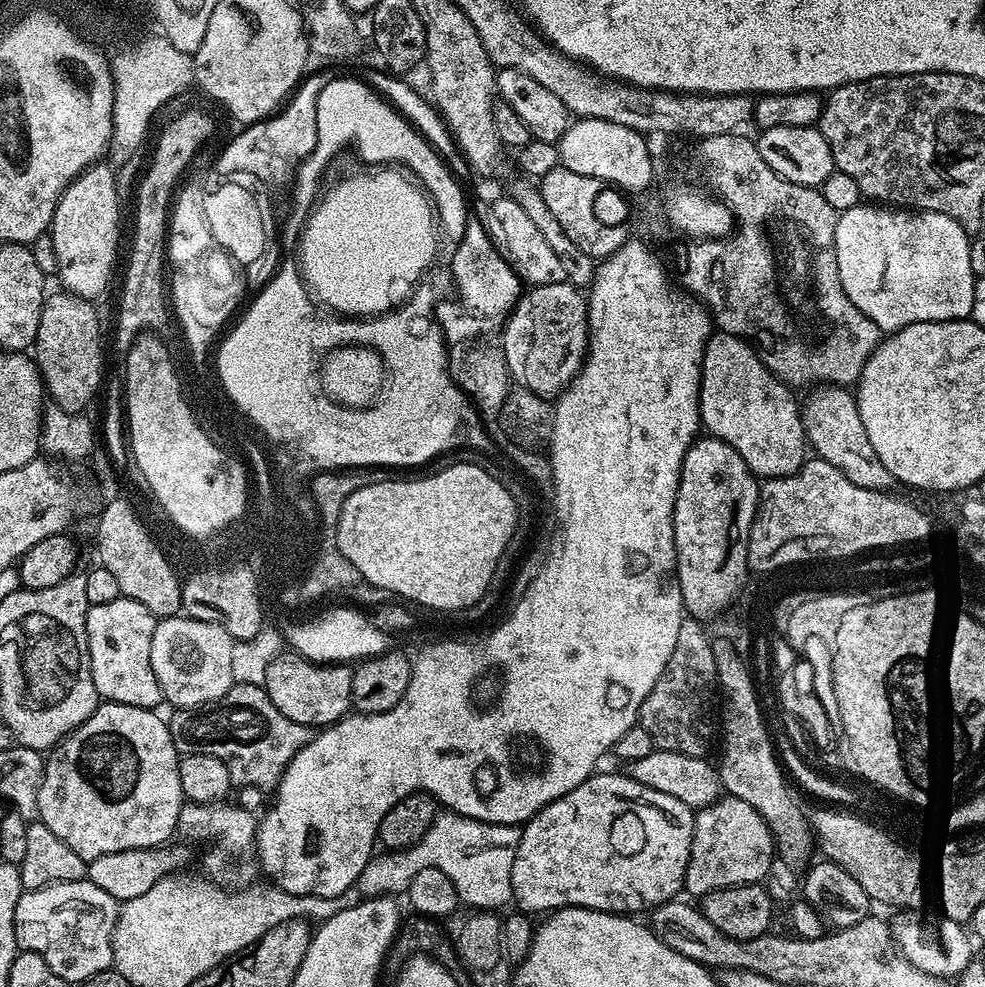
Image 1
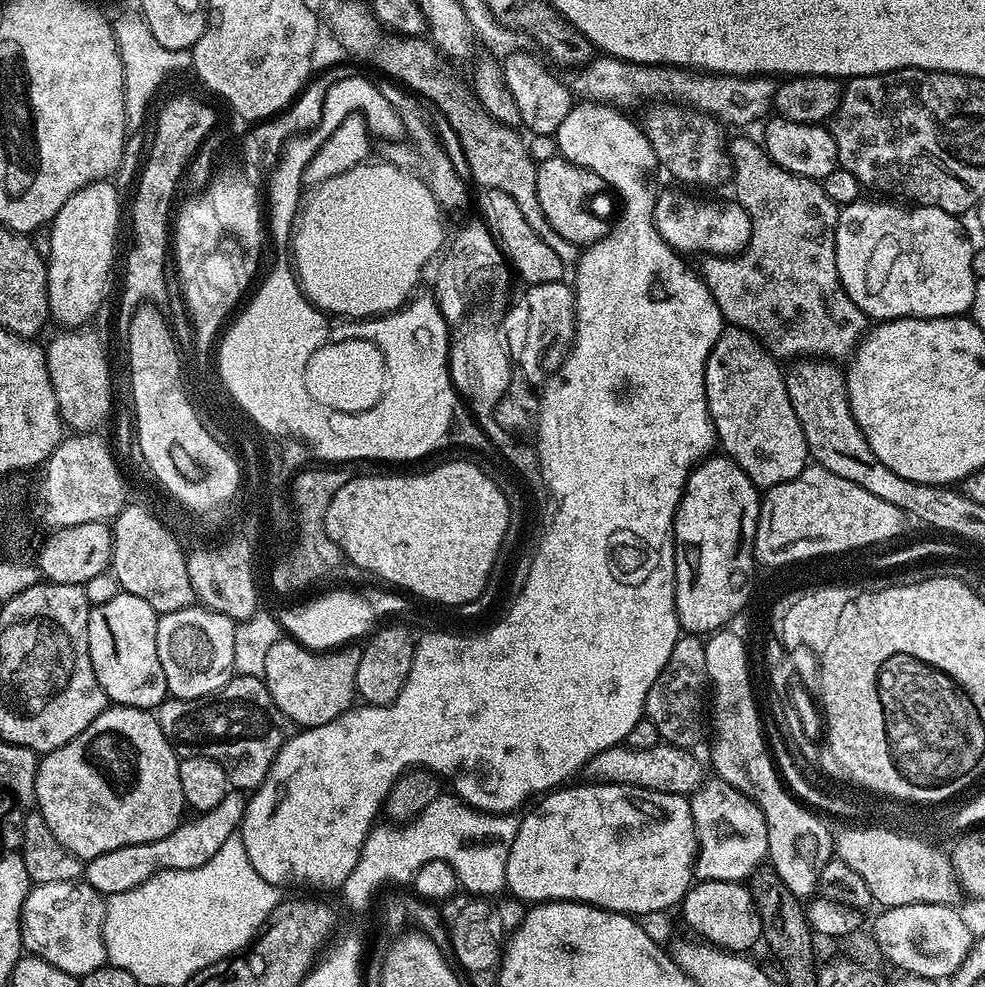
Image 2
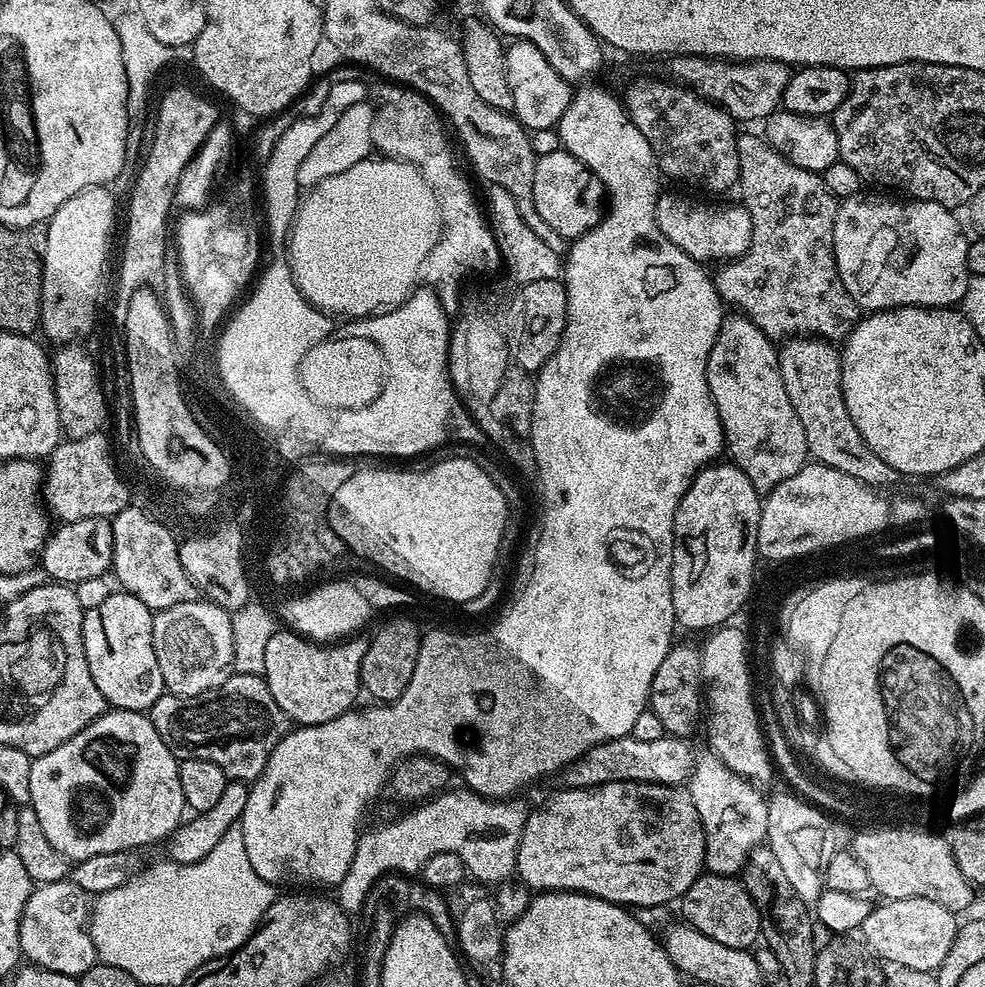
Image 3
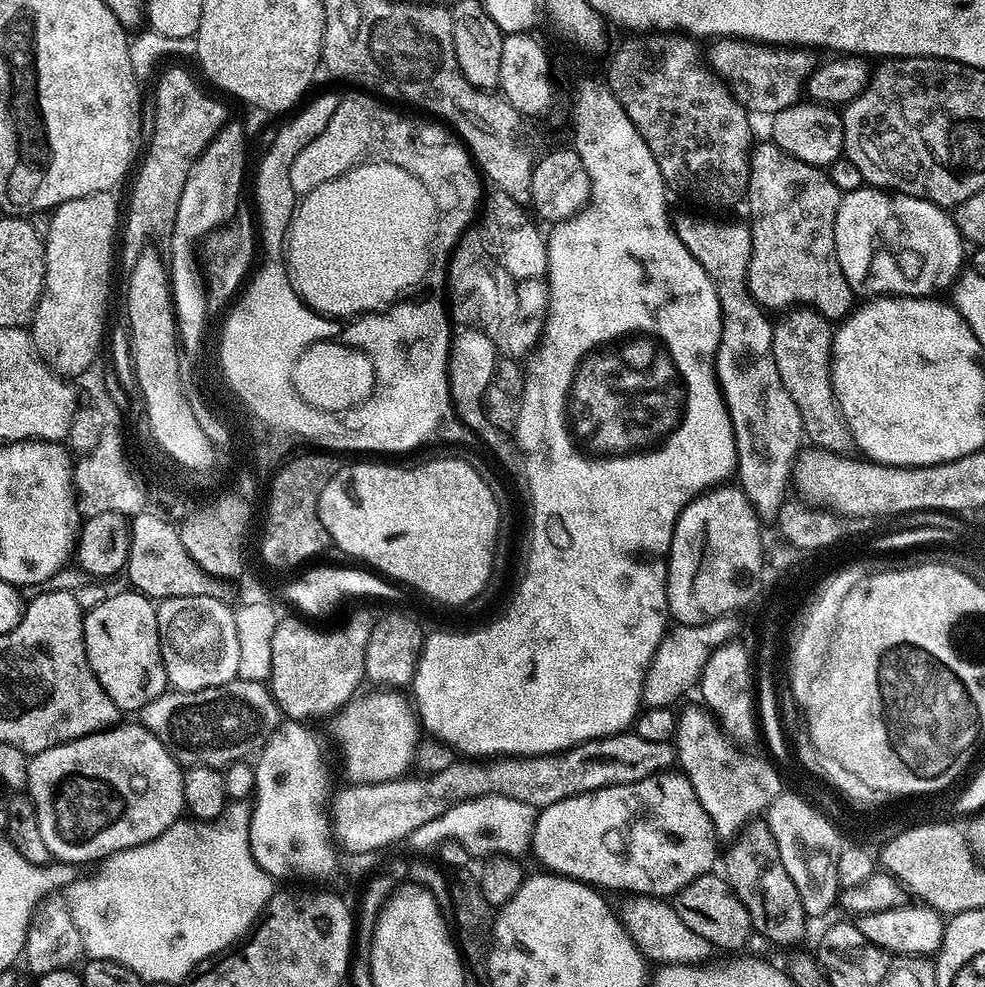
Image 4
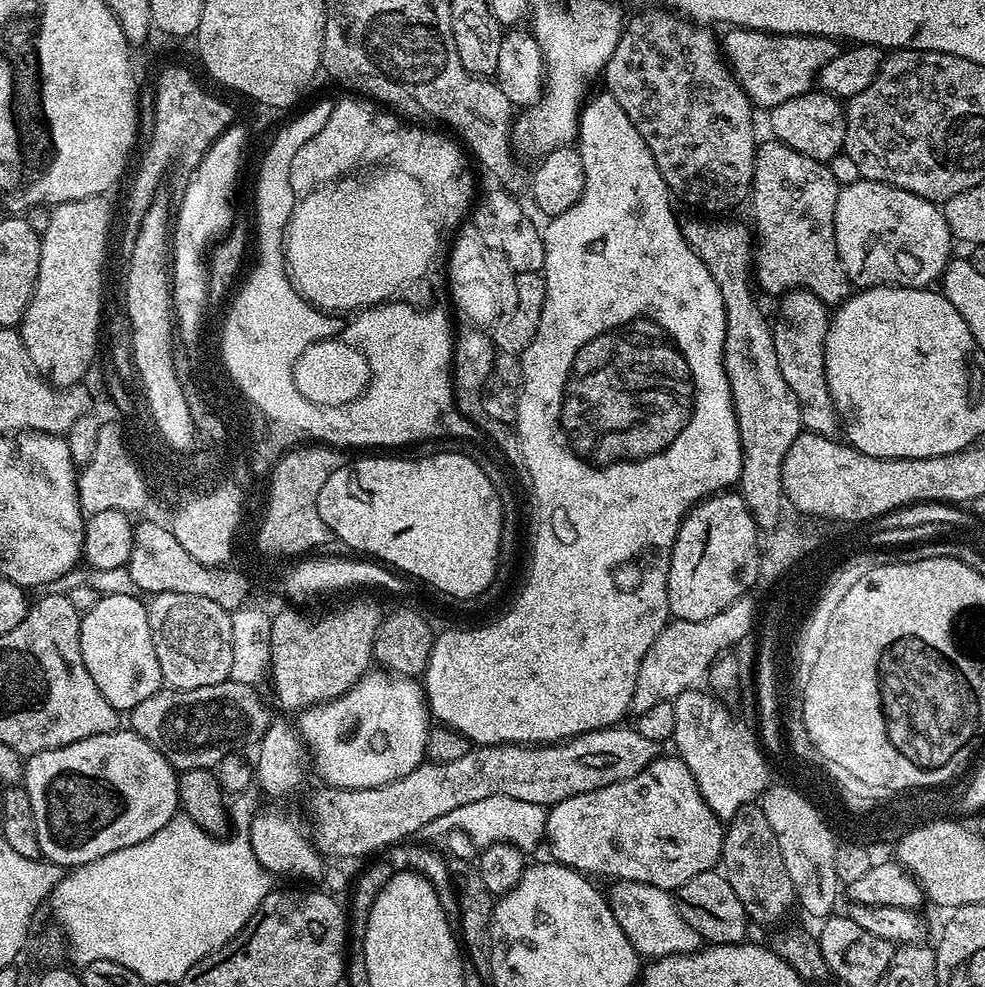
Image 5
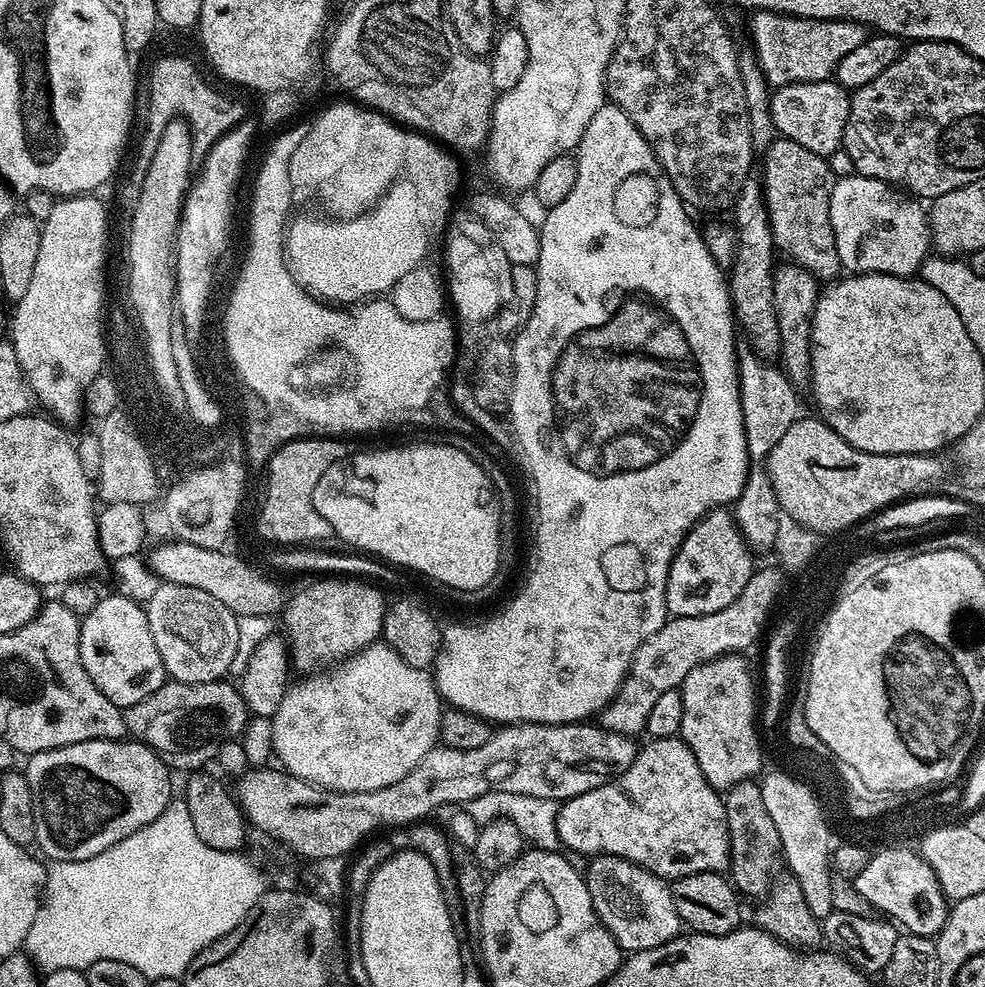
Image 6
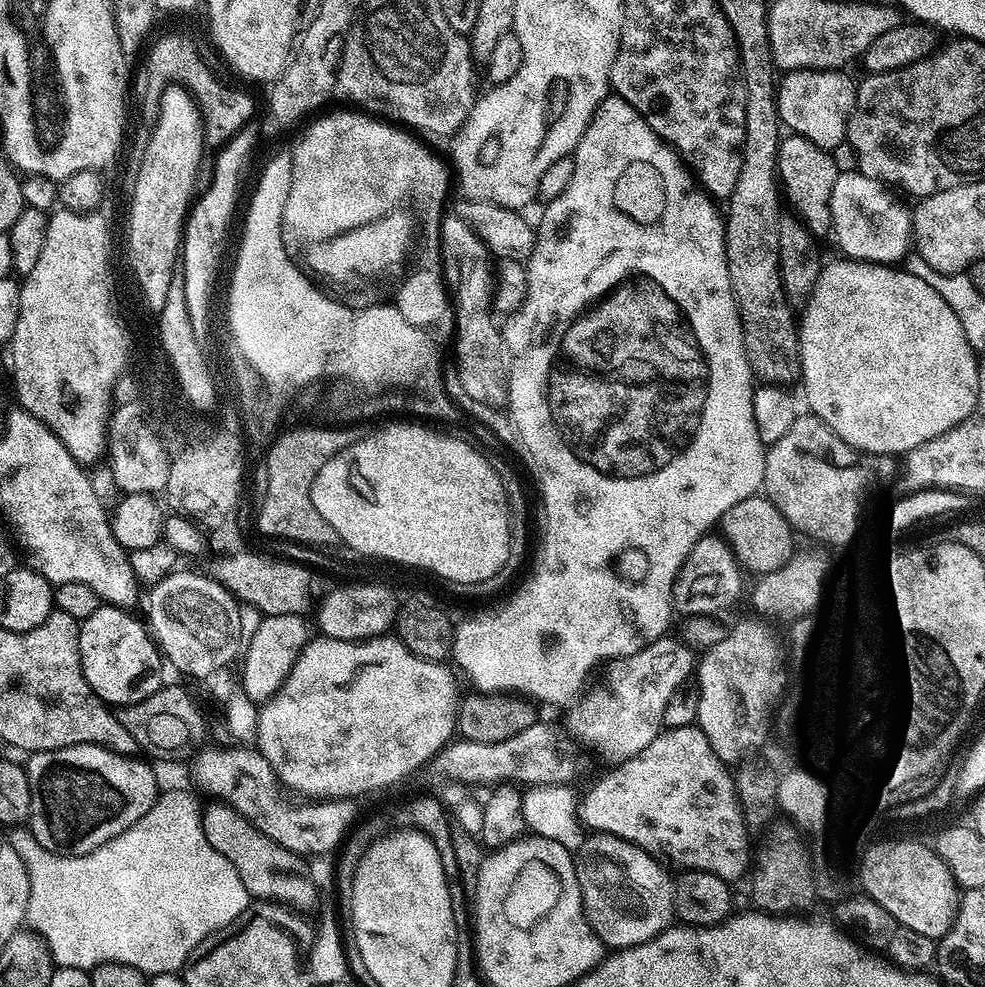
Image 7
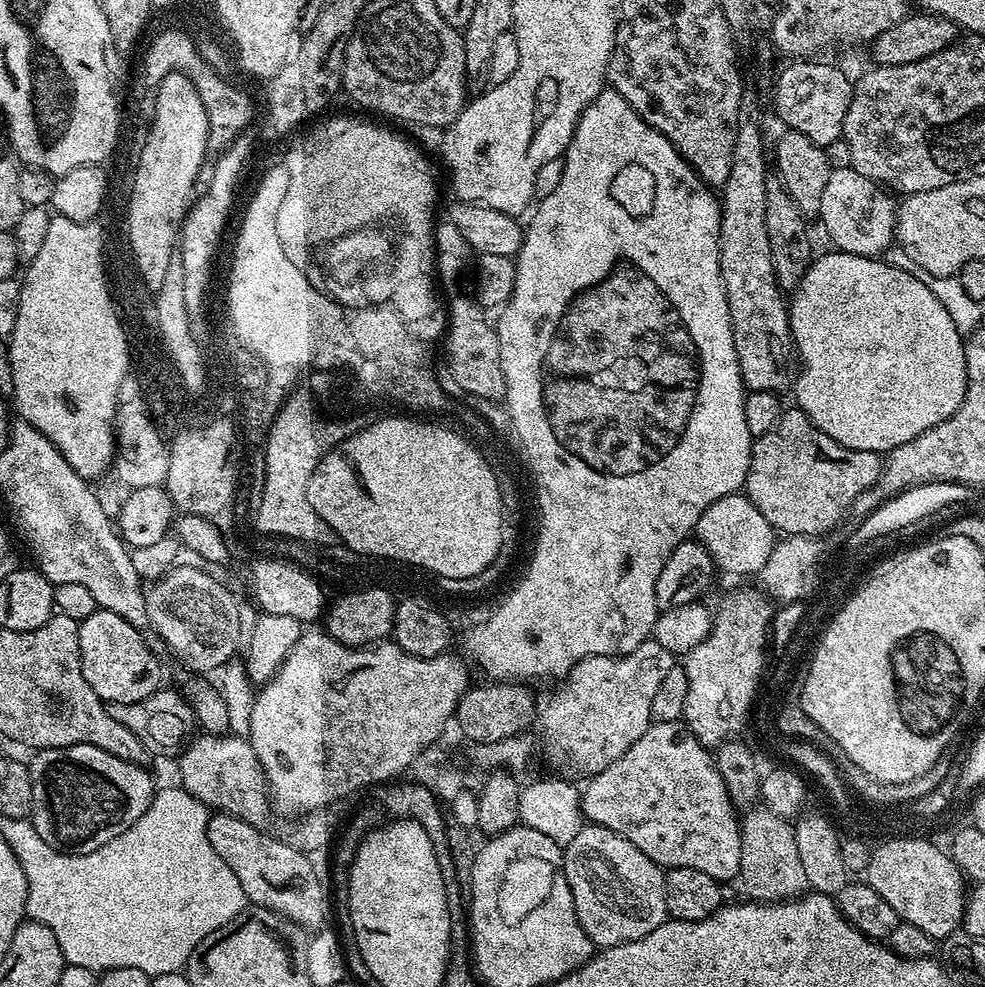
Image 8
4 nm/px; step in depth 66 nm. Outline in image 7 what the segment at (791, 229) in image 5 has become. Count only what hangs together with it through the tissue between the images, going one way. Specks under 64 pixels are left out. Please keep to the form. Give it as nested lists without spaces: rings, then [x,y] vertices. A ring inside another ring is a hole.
[[[785,135],[780,141],[780,149],[776,155],[776,174],[783,199],[786,204],[788,200],[789,206],[797,212],[795,215],[799,223],[813,237],[827,237],[832,230],[830,194],[834,190],[834,182],[838,175],[831,151],[814,146],[814,142],[801,136]]]

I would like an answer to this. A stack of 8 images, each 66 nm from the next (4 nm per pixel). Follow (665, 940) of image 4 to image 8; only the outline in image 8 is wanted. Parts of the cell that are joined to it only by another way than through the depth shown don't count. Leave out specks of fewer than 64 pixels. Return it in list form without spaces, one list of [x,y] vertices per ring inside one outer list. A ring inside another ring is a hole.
[[[585,823],[574,842],[563,845],[564,873],[570,882],[574,910],[584,933],[597,949],[618,946],[658,930],[669,919],[665,869],[655,864],[634,842],[602,824]]]

